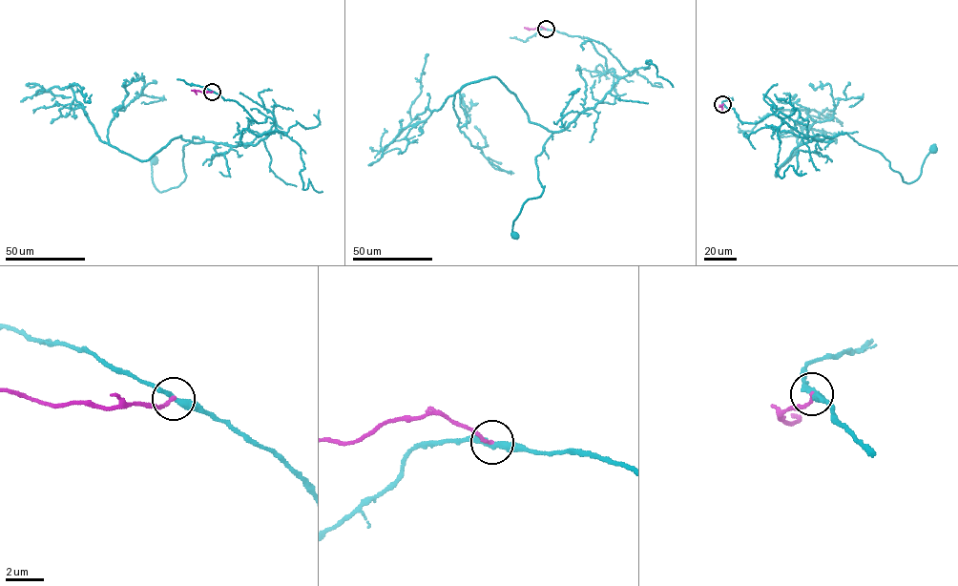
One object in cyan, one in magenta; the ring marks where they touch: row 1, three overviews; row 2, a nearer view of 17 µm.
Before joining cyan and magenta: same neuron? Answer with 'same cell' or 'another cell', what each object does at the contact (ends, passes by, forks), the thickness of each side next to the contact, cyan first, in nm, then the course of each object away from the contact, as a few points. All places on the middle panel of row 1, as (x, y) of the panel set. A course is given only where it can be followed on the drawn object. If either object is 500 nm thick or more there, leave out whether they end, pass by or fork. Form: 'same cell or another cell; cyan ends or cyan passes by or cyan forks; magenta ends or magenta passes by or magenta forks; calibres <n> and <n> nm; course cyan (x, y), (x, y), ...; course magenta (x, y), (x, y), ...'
another cell; cyan passes by; magenta ends; calibres 280 and 170 nm; course cyan (546, 29), (591, 40), (618, 79), (601, 101), (547, 139), (535, 157), (542, 194), (524, 203), (514, 235); course magenta (546, 29), (524, 28)

